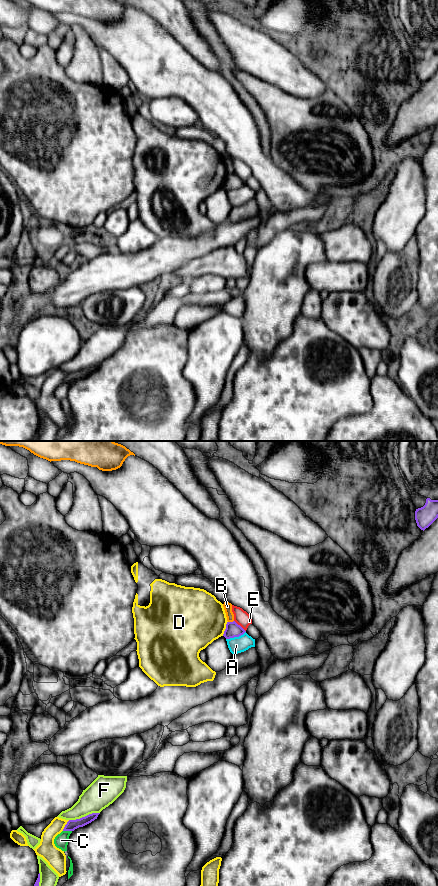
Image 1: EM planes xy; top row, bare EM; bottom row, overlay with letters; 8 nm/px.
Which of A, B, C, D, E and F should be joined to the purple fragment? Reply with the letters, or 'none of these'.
none of these

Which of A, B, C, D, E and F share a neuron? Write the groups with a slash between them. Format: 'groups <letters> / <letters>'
groups A / B / C / D / E / F

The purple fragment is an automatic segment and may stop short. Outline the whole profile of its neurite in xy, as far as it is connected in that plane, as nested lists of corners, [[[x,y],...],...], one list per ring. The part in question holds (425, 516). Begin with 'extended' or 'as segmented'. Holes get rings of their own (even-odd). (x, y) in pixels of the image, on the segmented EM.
as segmented | [[[426,499],[423,507],[416,509],[415,520],[421,530],[428,528],[438,518],[438,500]]]

